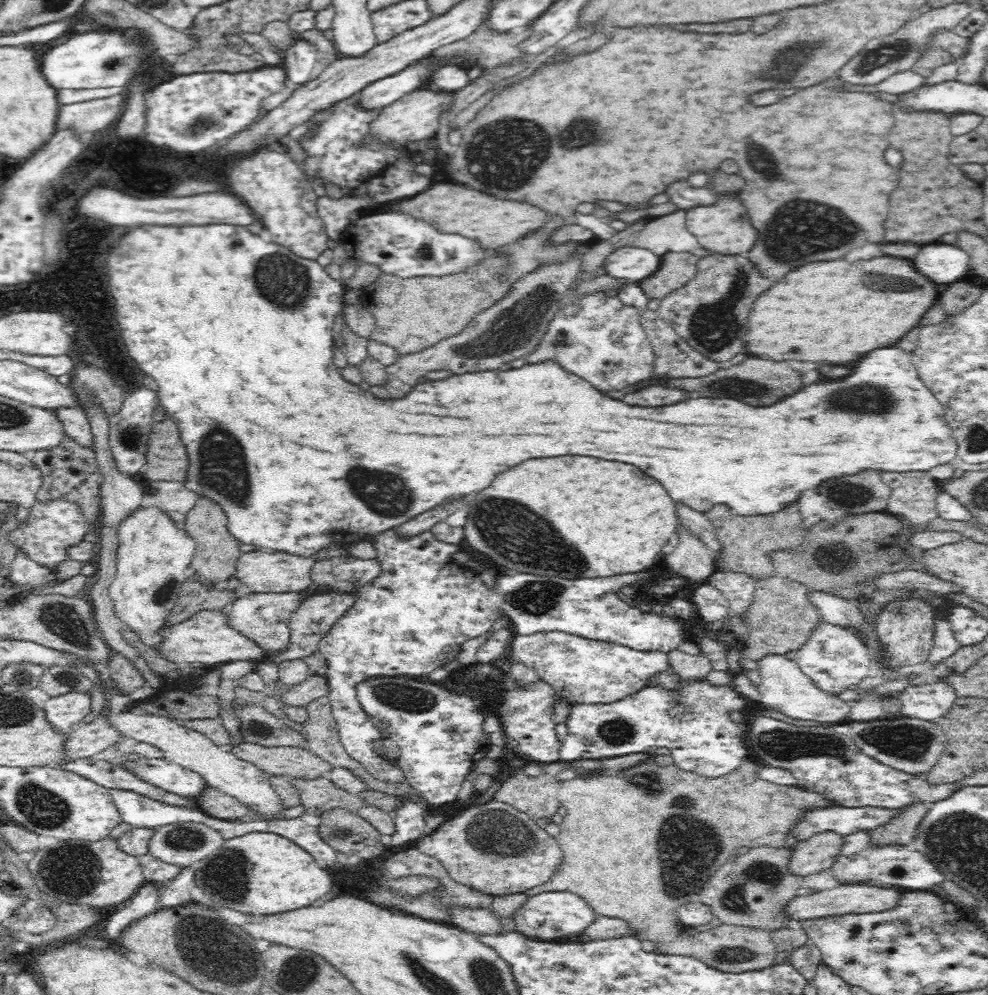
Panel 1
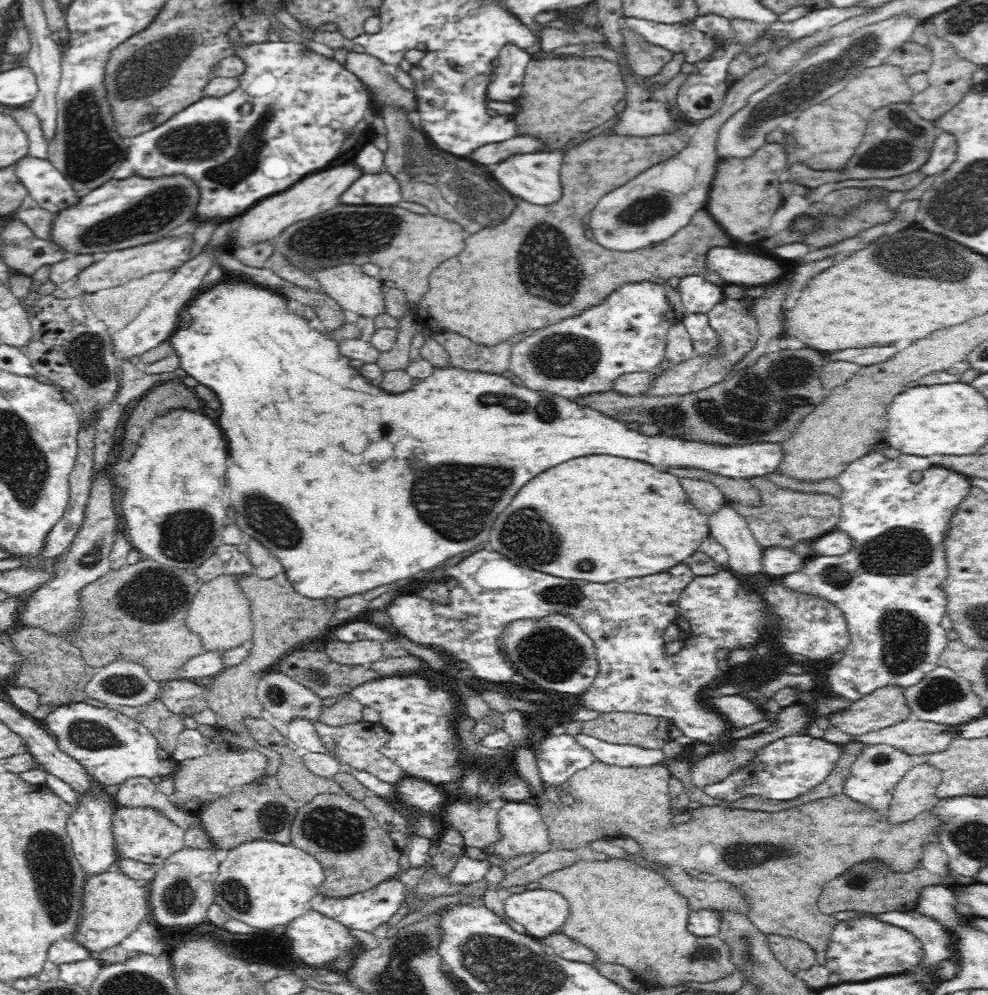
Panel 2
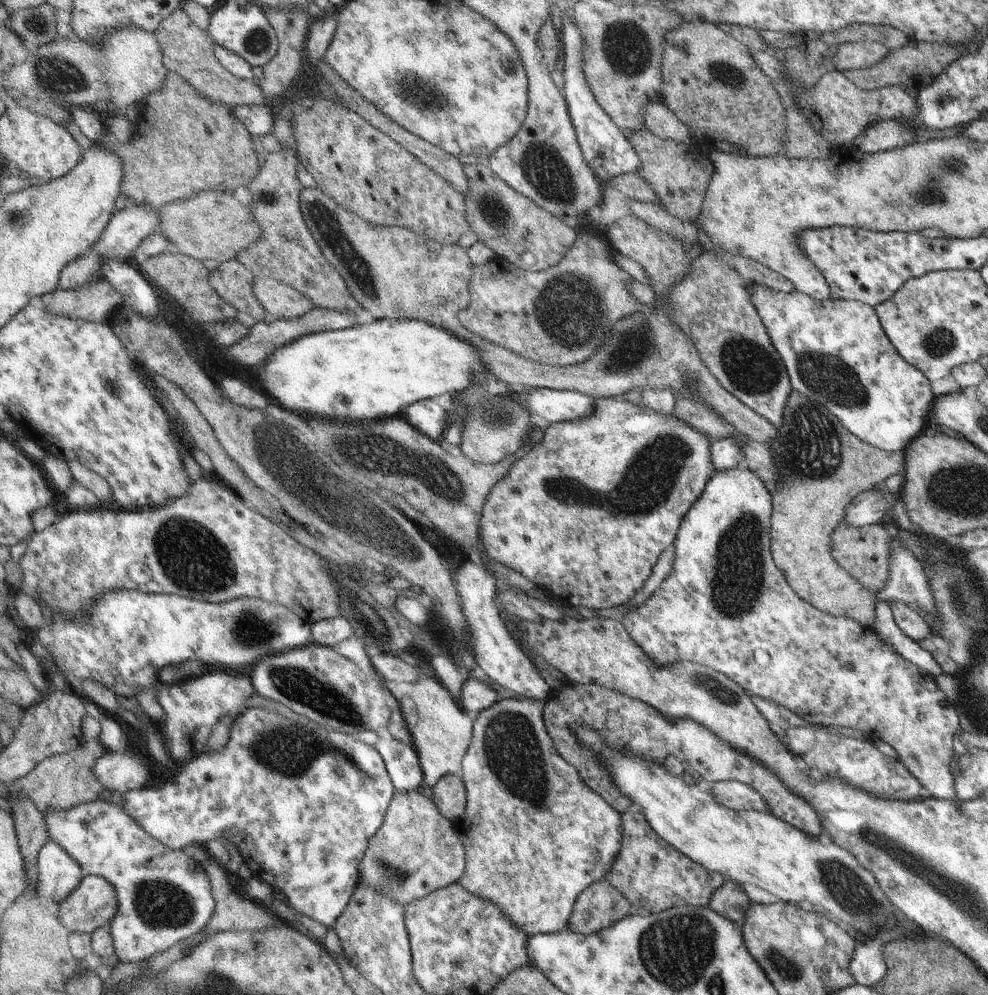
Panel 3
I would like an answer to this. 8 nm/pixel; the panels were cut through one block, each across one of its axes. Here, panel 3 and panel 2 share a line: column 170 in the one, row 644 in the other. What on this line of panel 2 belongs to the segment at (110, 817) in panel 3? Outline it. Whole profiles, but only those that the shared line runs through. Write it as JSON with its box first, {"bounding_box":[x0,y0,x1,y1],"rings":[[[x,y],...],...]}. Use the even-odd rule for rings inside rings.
{"bounding_box":[777,448,972,701],"rings":[[[876,448],[849,462],[836,478],[838,485],[841,487],[841,514],[836,528],[847,532],[855,540],[852,550],[847,555],[842,556],[814,556],[807,558],[801,571],[777,579],[780,586],[795,592],[797,595],[808,595],[814,599],[827,600],[832,603],[841,612],[847,623],[849,641],[842,651],[842,659],[832,664],[830,670],[826,672],[826,680],[828,680],[828,686],[830,686],[834,697],[856,701],[862,696],[874,692],[876,688],[882,688],[886,685],[907,687],[918,684],[927,672],[934,670],[939,665],[940,656],[948,646],[948,631],[942,628],[942,618],[947,615],[948,604],[946,591],[944,590],[944,580],[948,578],[948,561],[945,558],[944,540],[949,520],[952,518],[955,508],[965,499],[969,493],[969,488],[972,486],[970,485],[970,479],[963,474],[944,467],[930,467],[927,460],[928,457],[914,455],[902,456],[901,459],[894,460],[886,458],[882,448]],[[915,472],[922,472],[922,481],[913,479]]]}

